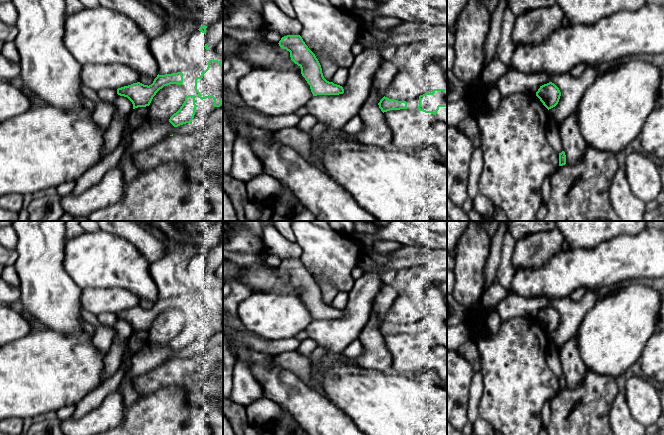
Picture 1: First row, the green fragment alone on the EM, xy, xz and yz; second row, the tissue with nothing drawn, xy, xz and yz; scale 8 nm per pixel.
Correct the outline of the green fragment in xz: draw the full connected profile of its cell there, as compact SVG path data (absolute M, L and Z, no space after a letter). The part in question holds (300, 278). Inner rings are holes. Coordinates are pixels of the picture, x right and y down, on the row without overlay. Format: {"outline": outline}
{"outline": "M300 259L284 260L278 268L290 276L291 284L301 292L301 298L310 309L313 320L344 317L342 310L324 302L318 283Z"}

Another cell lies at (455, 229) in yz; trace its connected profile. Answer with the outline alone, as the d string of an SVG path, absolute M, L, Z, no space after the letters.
M447 221L447 252L455 255L455 247L459 237L465 231L470 221Z

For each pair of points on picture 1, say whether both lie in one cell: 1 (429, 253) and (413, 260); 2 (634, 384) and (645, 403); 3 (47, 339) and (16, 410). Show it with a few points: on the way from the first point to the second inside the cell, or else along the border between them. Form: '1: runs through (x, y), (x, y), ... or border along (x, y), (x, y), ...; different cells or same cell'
1: runs through (425, 255), (417, 256); same cell
2: runs through (638, 389), (642, 398); same cell
3: runs through (45, 357), (44, 365), (17, 392); same cell

